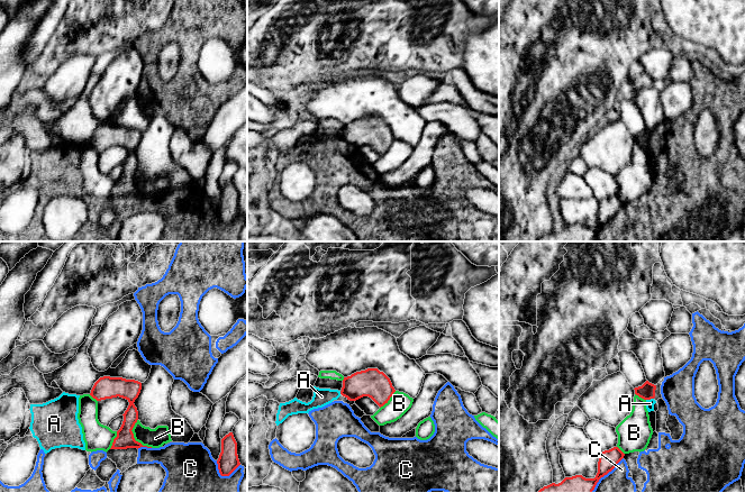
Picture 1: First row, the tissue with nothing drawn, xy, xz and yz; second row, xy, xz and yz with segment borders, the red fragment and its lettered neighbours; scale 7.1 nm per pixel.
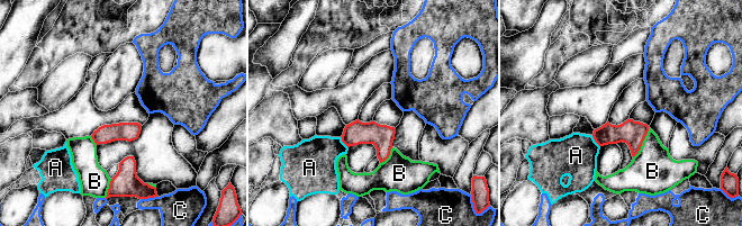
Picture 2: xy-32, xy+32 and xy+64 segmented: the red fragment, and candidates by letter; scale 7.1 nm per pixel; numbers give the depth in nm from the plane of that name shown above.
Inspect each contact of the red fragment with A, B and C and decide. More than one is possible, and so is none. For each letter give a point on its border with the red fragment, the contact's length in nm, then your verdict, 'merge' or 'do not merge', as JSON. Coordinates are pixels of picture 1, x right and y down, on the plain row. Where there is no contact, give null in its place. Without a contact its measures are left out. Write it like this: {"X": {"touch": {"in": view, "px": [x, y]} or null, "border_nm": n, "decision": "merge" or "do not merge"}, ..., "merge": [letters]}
{"A": {"touch": {"in": "yz", "px": [650, 147]}, "border_nm": 60, "decision": "do not merge"}, "B": {"touch": {"in": "xy", "px": [134, 186]}, "border_nm": 240, "decision": "do not merge"}, "C": {"touch": {"in": "yz", "px": [605, 222]}, "border_nm": 340, "decision": "do not merge"}, "merge": []}

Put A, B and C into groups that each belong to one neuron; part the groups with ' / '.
A C / B

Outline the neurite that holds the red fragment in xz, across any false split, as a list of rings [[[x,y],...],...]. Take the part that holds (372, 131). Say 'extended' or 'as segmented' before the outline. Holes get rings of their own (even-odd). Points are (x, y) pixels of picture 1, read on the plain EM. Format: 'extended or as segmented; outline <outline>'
as segmented; outline [[[367,117],[344,126],[340,143],[349,149],[371,146],[380,156],[396,140],[390,127],[378,117]]]

